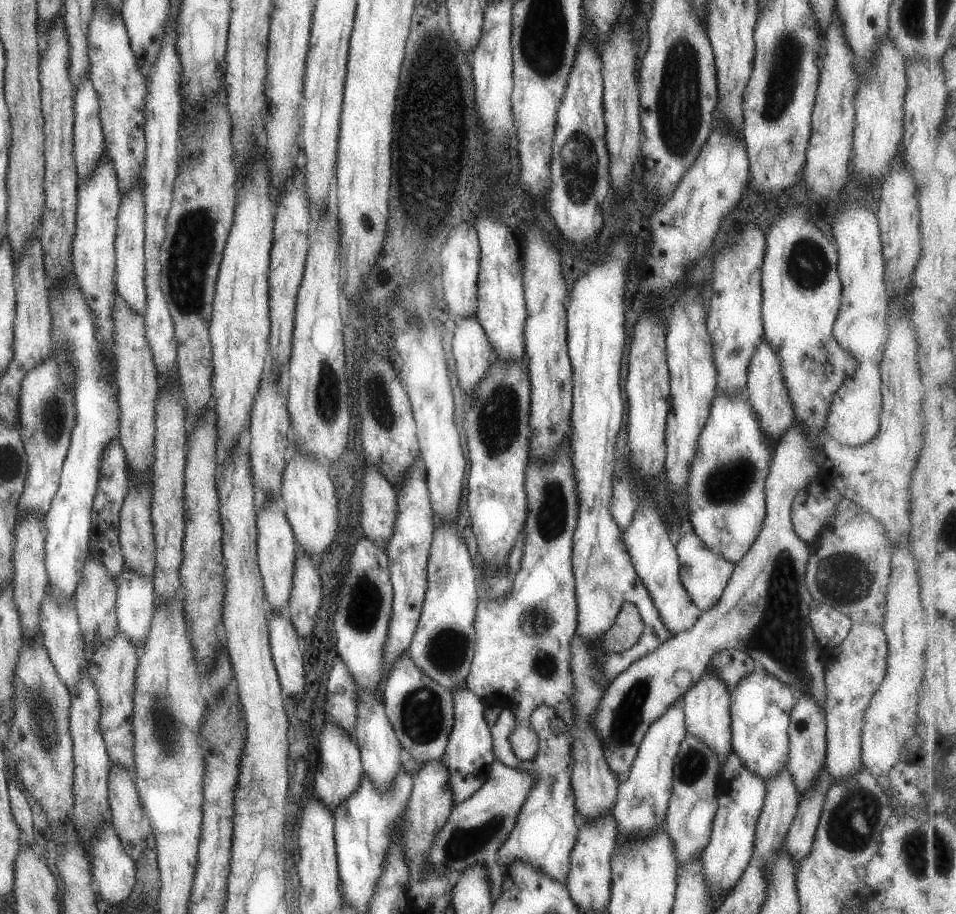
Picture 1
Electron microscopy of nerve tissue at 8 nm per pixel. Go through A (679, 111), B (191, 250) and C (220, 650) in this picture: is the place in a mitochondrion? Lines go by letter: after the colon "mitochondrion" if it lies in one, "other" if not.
A: mitochondrion
B: mitochondrion
C: other

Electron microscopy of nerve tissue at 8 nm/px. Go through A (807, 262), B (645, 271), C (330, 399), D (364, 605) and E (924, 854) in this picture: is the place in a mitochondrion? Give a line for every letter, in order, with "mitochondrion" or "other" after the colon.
A: mitochondrion
B: other
C: mitochondrion
D: mitochondrion
E: mitochondrion

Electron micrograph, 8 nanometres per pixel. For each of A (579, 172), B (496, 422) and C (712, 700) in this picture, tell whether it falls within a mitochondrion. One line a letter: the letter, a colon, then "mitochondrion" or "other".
A: mitochondrion
B: mitochondrion
C: other

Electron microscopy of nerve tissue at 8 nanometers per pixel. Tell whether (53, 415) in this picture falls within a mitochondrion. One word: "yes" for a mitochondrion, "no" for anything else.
yes

